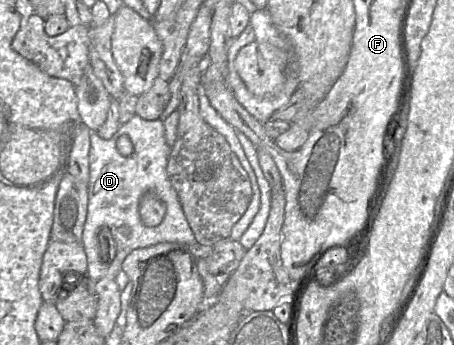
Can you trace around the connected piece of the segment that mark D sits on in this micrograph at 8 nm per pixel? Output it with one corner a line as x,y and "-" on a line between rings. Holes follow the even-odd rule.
134,115
127,123
120,125
117,132
110,139
102,139
97,132
90,131
89,151
89,183
87,216
83,228
82,245
87,257
87,278
95,282
101,278
116,278
122,270
122,262
127,255
135,249
145,248
163,242
183,244
197,243
194,233
185,217
178,195
173,188
167,174
167,163
171,147
165,138
164,123
162,120
146,120
-
121,135
127,135
133,144
133,153
129,156
121,155
116,148
116,141
-
147,191
155,192
166,205
166,214
163,221
155,227
147,227
143,224
139,214
139,201
-
114,222
123,222
123,228
119,228
116,235
112,235
116,245
107,251
107,257
99,254
98,235
102,228
114,226

